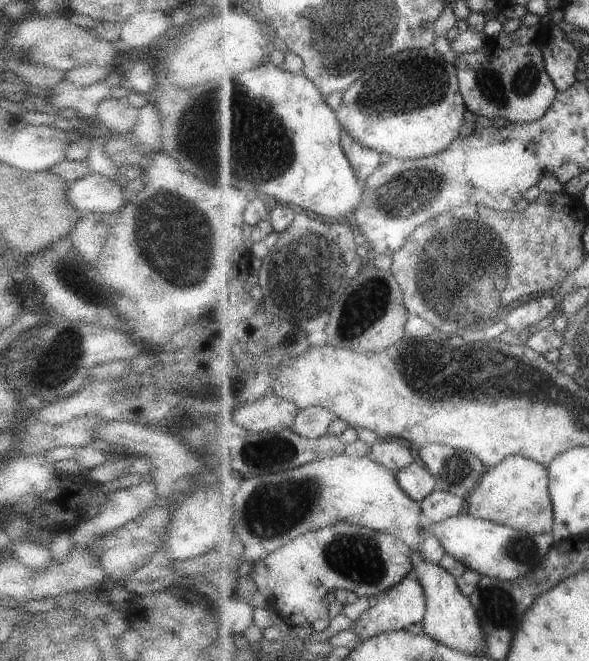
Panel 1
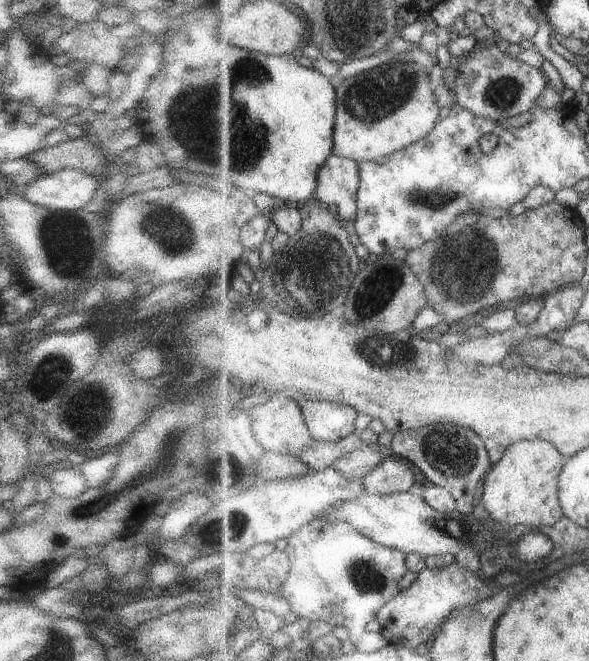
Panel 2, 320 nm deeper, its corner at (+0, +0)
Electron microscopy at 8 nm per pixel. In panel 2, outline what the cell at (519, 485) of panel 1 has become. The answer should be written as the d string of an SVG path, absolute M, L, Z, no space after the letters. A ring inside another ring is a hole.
M521 440L505 452L505 456L493 466L493 472L485 475L478 501L484 504L489 516L499 524L511 526L525 525L532 530L541 530L542 527L552 527L564 518L564 510L560 503L560 474L567 464L567 456L563 456L553 444L545 440Z

